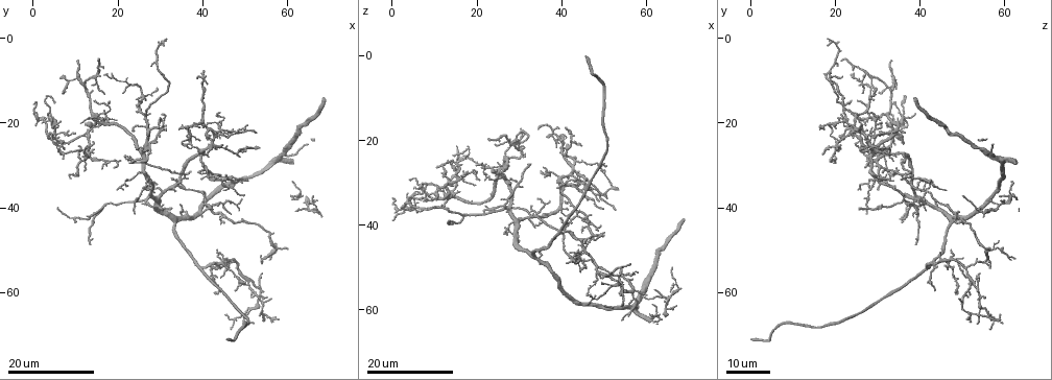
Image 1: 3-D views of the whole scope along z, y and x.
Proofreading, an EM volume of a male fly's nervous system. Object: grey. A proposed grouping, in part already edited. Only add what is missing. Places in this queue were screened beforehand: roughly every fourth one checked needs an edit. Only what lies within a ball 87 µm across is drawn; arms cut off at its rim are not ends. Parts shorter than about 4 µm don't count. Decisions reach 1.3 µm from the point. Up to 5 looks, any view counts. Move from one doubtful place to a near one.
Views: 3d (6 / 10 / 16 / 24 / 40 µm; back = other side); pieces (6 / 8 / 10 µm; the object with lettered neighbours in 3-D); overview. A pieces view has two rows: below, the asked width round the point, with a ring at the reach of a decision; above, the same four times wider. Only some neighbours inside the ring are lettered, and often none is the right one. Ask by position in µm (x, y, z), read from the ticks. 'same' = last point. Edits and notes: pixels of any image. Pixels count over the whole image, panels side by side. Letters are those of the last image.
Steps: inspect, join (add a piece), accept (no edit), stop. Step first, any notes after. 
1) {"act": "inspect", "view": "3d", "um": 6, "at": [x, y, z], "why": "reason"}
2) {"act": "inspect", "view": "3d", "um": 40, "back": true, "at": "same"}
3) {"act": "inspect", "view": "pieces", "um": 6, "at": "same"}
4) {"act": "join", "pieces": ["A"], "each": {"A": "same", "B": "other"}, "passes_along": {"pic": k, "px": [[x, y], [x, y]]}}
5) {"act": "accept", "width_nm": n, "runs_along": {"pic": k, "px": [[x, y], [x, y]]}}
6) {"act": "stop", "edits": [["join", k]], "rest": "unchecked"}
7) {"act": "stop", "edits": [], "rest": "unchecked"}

{"act": "inspect", "view": "3d", "um": 16, "at": [54.5, 53.0, 56.5], "why": "thin end"}

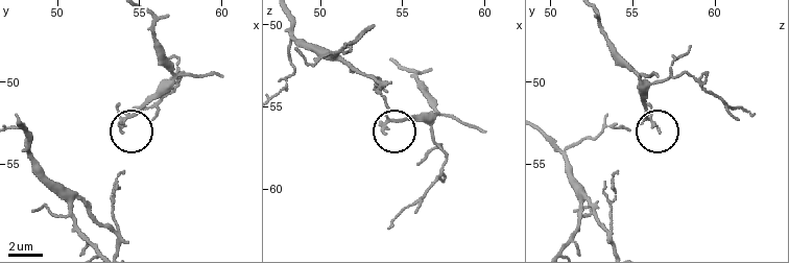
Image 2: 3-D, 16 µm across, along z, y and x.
{"act": "inspect", "view": "pieces", "um": 6, "at": [53.9, 53.0, 56.7], "why": "see the neighbours"}

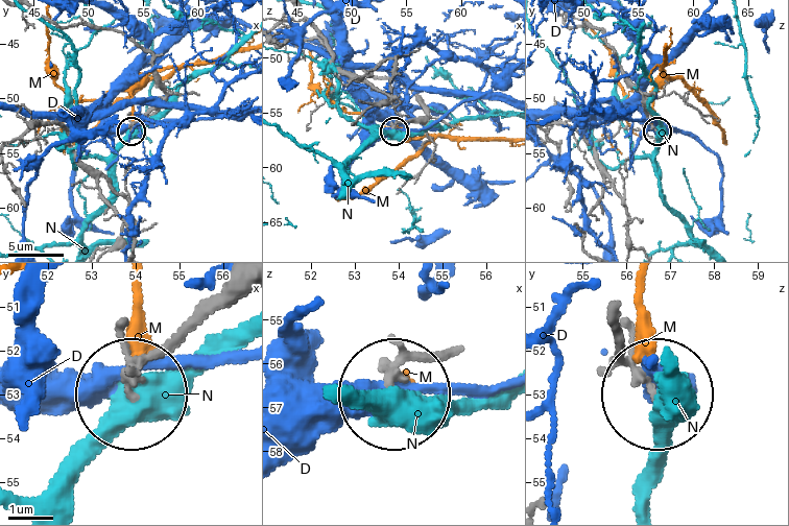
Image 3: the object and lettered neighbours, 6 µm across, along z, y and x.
{"act": "accept", "each": {"D": "other", "M": "other", "N": "other"}, "runs_along": {"pic": 3, "px": [[614, 315], [648, 390]]}, "found": "no lettered piece goes on from it"}

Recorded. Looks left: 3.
{"act": "inspect", "view": "3d", "um": 24, "at": [53.5, 26.0, 31.5], "why": "an open end"}

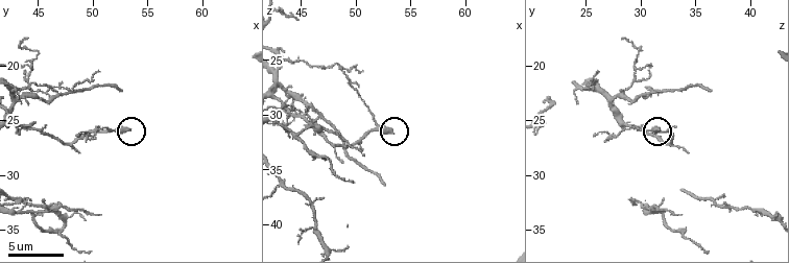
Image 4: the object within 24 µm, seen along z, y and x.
{"act": "inspect", "view": "pieces", "um": 8, "at": [53.2, 25.8, 31.6]}

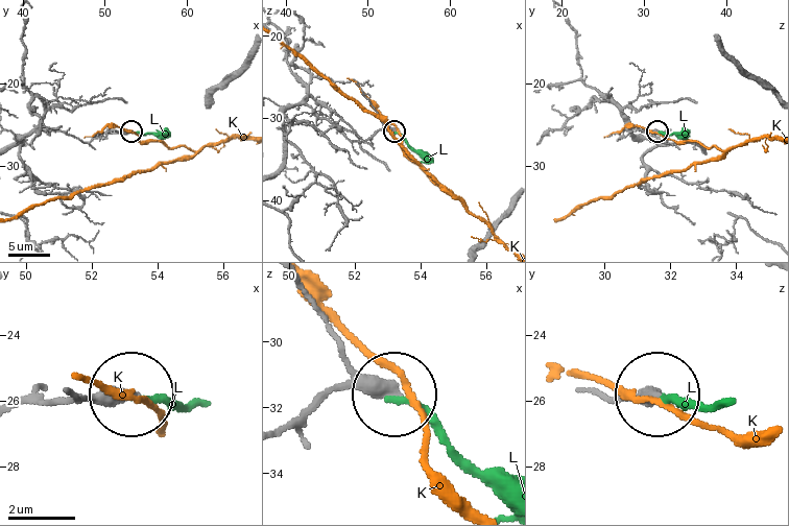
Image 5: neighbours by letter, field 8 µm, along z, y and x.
{"act": "accept", "width_nm": 370, "each": {"K": "other", "L": "other"}, "runs_along": {"pic": 5, "px": [[282, 427], [333, 393], [388, 390]]}, "found": "no lettered piece goes on from it"}

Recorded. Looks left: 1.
{"act": "stop", "edits": [], "rest": "unchecked"}

